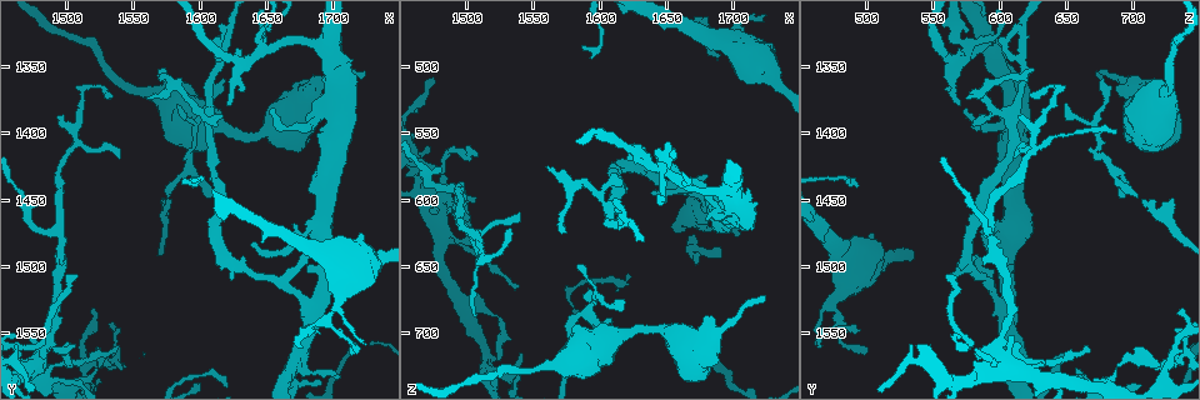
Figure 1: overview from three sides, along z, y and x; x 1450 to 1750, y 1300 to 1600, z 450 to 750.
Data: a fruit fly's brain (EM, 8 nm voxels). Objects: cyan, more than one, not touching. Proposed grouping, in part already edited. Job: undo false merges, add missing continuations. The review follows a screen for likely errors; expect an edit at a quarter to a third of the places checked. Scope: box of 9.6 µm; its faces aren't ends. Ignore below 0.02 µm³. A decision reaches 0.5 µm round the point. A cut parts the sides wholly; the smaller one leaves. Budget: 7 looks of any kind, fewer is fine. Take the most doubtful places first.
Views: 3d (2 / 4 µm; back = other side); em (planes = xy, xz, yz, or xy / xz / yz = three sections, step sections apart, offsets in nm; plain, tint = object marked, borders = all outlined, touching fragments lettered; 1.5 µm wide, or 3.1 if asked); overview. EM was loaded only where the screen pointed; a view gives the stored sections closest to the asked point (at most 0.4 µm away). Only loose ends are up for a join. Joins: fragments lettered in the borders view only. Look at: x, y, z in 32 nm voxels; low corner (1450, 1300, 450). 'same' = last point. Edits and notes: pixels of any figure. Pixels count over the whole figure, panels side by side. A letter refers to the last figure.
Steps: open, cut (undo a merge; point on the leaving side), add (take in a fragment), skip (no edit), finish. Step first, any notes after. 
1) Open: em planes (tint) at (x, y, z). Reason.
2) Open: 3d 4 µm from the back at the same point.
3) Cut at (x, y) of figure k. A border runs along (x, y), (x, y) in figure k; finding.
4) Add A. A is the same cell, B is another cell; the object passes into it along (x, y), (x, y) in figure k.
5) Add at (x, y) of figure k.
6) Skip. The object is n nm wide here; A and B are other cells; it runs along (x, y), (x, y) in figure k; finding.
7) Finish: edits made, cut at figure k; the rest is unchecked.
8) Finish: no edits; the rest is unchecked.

Open: 3d 4 µm at (1722, 1352, 674). Branch stops here.

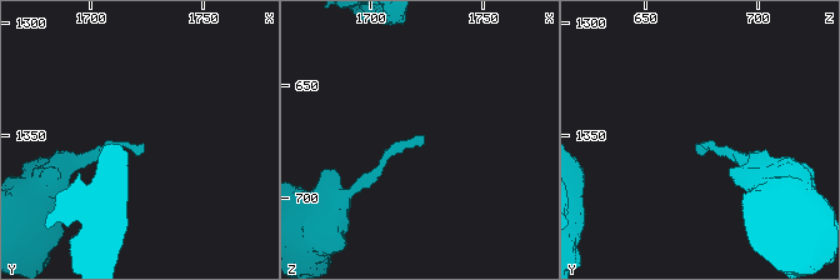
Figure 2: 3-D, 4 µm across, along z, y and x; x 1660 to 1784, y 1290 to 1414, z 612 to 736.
Open: em xy step 4 (tint) at (1724, 1353, 674). Now the EM.

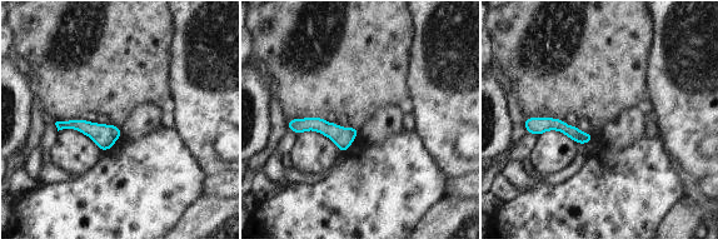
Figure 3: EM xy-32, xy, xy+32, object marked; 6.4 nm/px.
Open: em xy step 4 (borders) at the same point. See the neighbours.

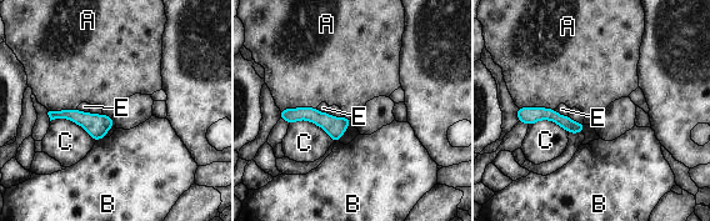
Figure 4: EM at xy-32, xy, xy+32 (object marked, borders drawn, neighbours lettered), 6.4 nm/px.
Skip. A, B, C and E are other cells; a border runs along (316, 106), (279, 109) in figure 4; none of them fits.

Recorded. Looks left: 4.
Open: 3d 2 µm at (1612, 1330, 598). An open end.

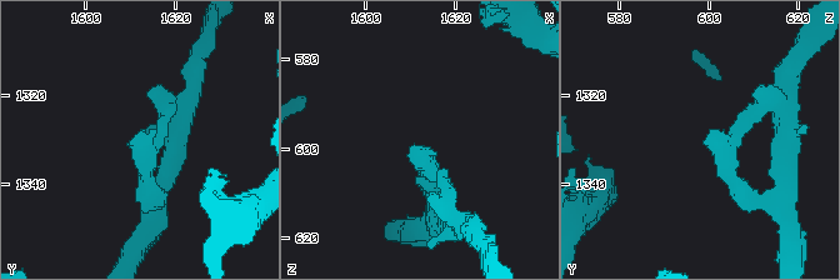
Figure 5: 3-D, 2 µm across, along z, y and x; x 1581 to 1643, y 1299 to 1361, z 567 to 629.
Open: em planes (borders) at (1612, 1329, 599). Now the EM.

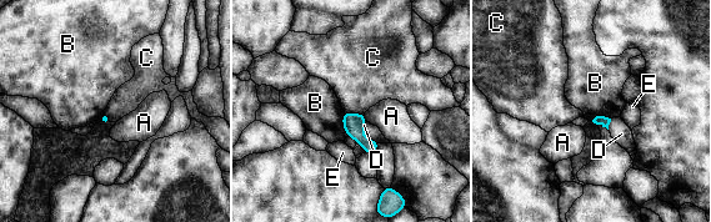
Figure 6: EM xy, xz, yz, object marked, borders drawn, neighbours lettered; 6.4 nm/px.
Skip. A, B, C, D and E are other cells; a border runs along (344, 110), (364, 115) in figure 6; none of them fits.

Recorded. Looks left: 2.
Open: em planes (borders) at (1510, 1380, 638). Thick turns thin.

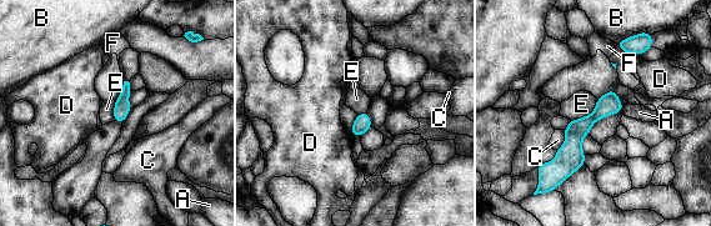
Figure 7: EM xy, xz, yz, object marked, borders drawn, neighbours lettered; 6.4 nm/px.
Skip. The longest contact is with E, 240 nm; A, B, C, D, E and F are other cells; it runs along (612, 93), (574, 136), (559, 176) in figure 7; all the same cell.

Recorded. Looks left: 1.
Finish: no edits; the rest is unchecked.

